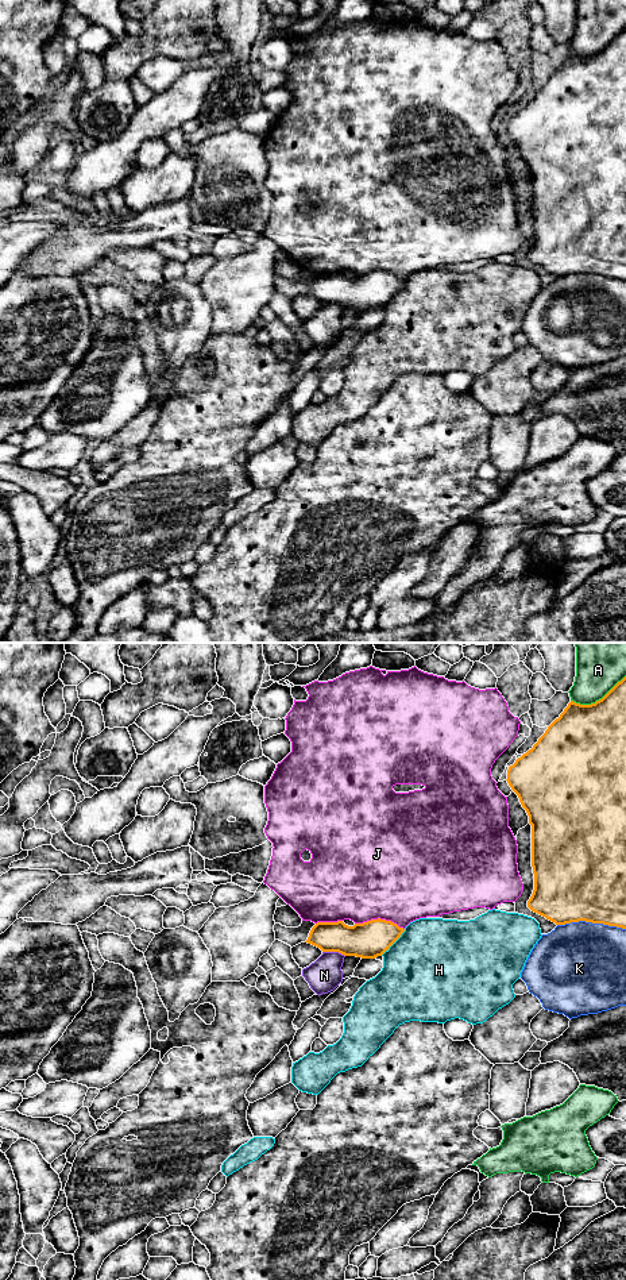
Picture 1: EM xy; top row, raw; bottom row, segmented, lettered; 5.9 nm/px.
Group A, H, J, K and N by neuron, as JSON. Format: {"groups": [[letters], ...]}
{"groups": [["A"], ["H"], ["J"], ["K"], ["N"]]}

